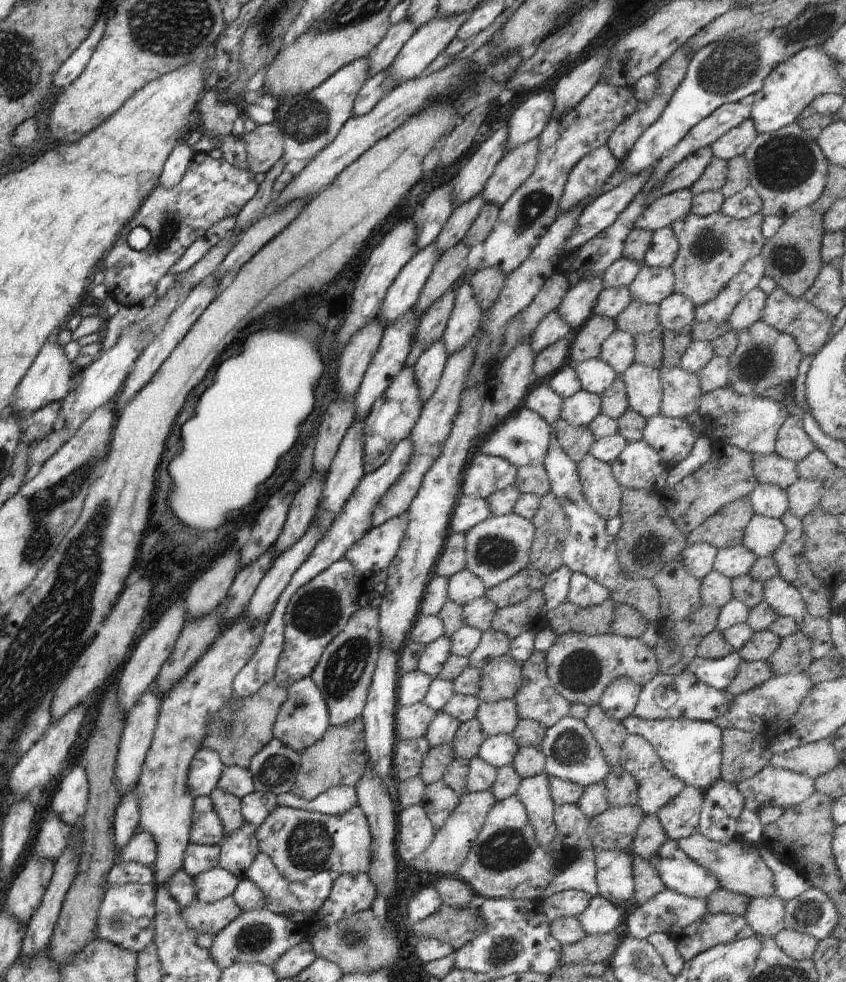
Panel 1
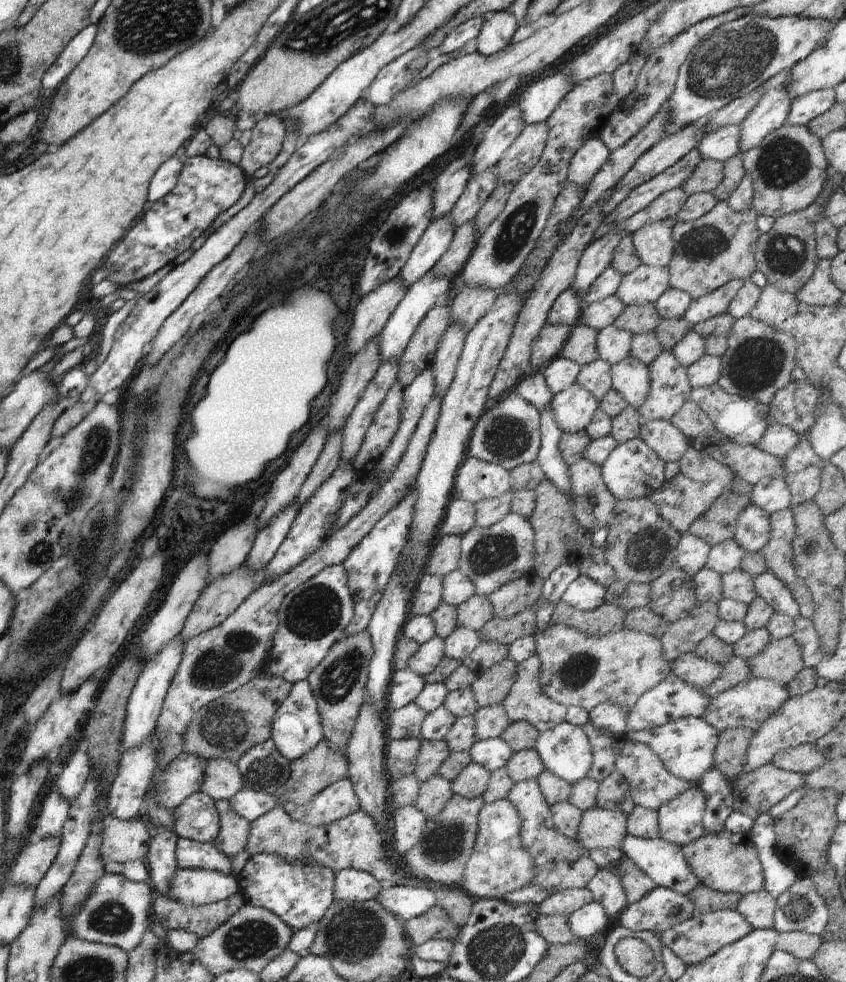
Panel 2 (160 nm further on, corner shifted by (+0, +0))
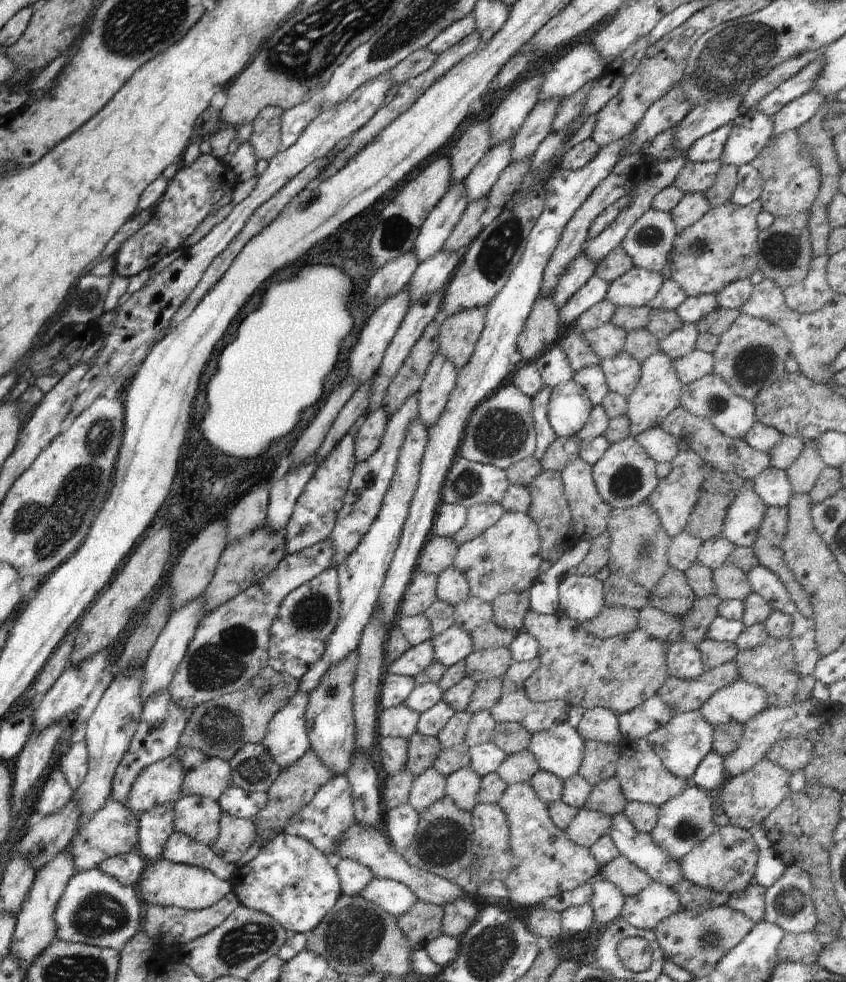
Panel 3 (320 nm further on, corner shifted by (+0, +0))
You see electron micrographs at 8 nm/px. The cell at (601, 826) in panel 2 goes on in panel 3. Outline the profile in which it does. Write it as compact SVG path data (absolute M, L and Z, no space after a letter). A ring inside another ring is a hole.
M583 808L566 828L565 834L574 844L590 849L602 836L609 835L610 830L612 817Z

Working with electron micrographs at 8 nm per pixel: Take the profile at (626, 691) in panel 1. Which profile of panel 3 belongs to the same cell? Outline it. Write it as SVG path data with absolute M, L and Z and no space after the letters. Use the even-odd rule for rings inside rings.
M608 708L588 709L575 730L584 741L596 740L618 746L626 741L619 730L618 715Z

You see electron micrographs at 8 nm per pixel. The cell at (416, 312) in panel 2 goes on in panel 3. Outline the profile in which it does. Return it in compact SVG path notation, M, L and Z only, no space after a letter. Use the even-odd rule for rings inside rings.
M467 248L458 252L441 251L420 263L408 284L410 302L418 302L426 294L445 290L466 251Z

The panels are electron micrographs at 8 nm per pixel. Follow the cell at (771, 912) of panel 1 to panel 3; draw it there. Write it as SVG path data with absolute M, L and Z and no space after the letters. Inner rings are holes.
M752 882L742 892L730 895L727 906L732 910L742 912L756 924L764 921L765 896L766 889Z

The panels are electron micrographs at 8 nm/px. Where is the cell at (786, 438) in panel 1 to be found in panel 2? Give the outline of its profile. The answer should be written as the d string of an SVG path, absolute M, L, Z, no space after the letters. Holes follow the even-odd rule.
M771 424L769 429L764 432L764 438L757 444L757 448L783 460L801 440L802 436L798 432L794 432L792 428Z

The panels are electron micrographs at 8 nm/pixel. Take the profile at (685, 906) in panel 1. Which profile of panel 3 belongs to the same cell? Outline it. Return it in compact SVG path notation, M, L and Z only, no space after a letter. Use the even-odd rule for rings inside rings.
M652 882L640 894L625 898L621 918L636 929L653 931L662 920L683 909L672 888Z

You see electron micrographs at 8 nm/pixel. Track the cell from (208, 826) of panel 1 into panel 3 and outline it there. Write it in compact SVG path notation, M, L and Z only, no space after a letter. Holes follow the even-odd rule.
M197 795L180 797L173 810L174 831L210 848L218 840L222 810L217 801Z

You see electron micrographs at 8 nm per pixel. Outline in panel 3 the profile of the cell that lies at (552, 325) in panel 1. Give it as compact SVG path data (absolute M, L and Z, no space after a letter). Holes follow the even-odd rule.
M582 253L566 266L564 274L558 278L558 286L554 290L552 300L556 308L562 308L590 278L595 275L596 262L592 262Z

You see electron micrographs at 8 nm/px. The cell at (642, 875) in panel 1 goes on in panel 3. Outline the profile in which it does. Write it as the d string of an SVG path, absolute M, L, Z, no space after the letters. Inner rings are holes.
M624 856L614 858L599 868L598 876L612 882L626 897L640 894L653 881L642 870L631 864Z

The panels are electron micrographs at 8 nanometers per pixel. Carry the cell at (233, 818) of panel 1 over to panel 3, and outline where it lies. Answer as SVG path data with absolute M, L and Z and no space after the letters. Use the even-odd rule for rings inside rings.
M222 810L218 840L211 850L226 862L236 864L255 839L255 827L250 819L237 818Z

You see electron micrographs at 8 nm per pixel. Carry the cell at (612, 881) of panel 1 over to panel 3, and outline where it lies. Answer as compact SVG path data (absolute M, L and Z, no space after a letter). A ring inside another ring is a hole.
M598 876L591 882L592 885L592 910L595 911L595 922L600 926L608 926L608 922L621 918L625 897L622 892L609 882Z

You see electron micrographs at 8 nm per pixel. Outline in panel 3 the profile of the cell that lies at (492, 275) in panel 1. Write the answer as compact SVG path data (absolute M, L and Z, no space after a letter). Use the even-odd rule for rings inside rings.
M487 306L466 308L462 312L452 314L440 325L440 348L438 352L446 356L454 364L454 368L461 371L470 361L486 326Z

